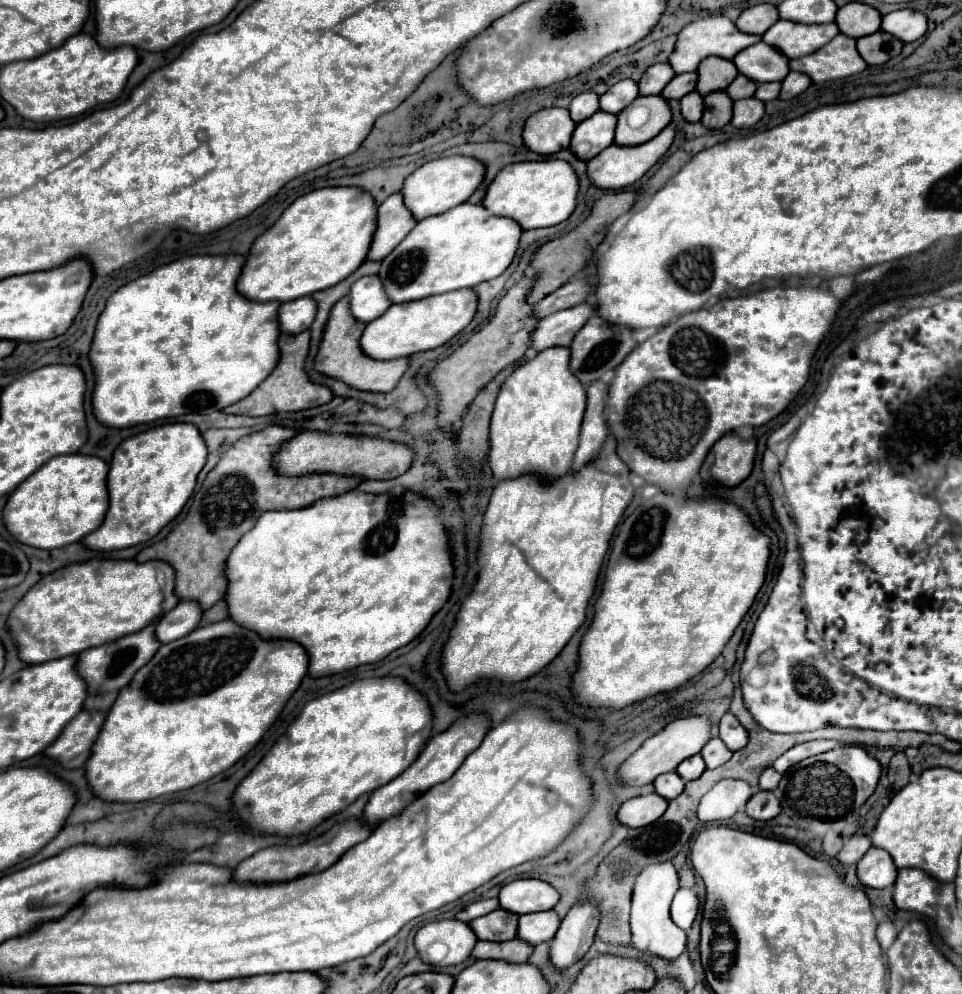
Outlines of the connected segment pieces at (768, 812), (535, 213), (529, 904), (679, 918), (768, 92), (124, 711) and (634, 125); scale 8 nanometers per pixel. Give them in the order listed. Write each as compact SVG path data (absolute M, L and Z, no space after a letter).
M757 791L747 801L747 815L753 819L761 819L761 821L773 819L779 815L779 809L781 805L777 797L773 795L773 791Z
M523 161L507 165L505 169L501 169L501 173L497 173L495 181L491 181L491 185L487 187L481 205L489 213L497 217L509 217L517 221L517 225L521 225L523 231L529 231L565 221L575 209L577 191L579 181L573 167L567 161Z
M517 879L507 883L499 893L499 907L511 913L549 911L557 905L559 893L541 879Z
M679 889L671 903L671 919L673 923L687 931L697 917L697 895L691 889Z
M761 83L761 85L757 87L757 91L755 91L755 97L757 97L759 101L767 103L767 101L777 99L779 89L781 89L781 83Z
M229 619L219 621L219 623L211 623L211 625L205 625L205 627L197 627L193 633L189 633L181 639L161 645L157 649L157 653L153 655L153 659L143 669L139 669L135 673L133 681L125 689L121 689L117 701L107 711L107 719L103 723L103 729L101 729L97 741L93 743L89 761L85 761L85 777L87 777L87 783L89 783L91 791L103 801L139 803L139 801L155 799L155 797L161 797L161 795L191 789L199 783L209 781L211 777L227 771L233 763L237 763L243 755L247 755L259 743L259 739L269 731L269 727L279 717L283 705L287 703L287 699L295 693L295 689L301 685L301 679L307 675L307 665L309 665L309 657L299 643L293 643L293 641L265 641L257 633L239 627L237 623L233 623Z
M661 95L637 97L617 115L615 145L633 147L659 135L671 123L671 109Z

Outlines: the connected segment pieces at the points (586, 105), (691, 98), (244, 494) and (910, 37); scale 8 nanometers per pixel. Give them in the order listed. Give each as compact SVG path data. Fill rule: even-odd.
M581 93L569 105L569 113L575 123L585 121L587 117L591 117L597 111L599 111L599 95L595 93Z
M691 91L689 95L685 95L681 99L681 115L689 123L701 121L701 115L703 115L703 97L697 91Z
M271 425L263 431L251 433L239 439L217 463L217 467L205 477L201 489L195 493L187 517L175 525L175 529L159 543L141 549L135 561L165 561L175 571L175 595L179 601L197 601L203 611L223 599L227 581L223 567L227 555L237 541L255 527L257 519L265 511L303 509L319 499L337 497L355 489L363 479L339 477L339 475L313 475L313 477L279 477L271 469L271 457L279 445L295 437L295 429L283 429Z
M899 9L893 13L883 15L881 19L881 29L903 43L911 43L925 35L927 31L927 17L923 13L911 11L911 9Z

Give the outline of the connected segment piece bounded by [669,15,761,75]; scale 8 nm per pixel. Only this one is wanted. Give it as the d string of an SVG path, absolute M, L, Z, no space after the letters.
M717 15L717 17L711 17L711 19L699 19L699 21L693 21L689 23L679 35L677 35L677 43L675 43L675 49L673 53L669 55L669 65L673 67L673 71L677 75L681 73L687 73L687 71L697 71L697 65L709 57L709 55L715 55L715 57L723 57L723 59L733 59L741 49L749 47L749 45L755 45L759 43L761 37L757 35L747 35L747 33L741 33L733 21L729 21L727 17L723 15Z

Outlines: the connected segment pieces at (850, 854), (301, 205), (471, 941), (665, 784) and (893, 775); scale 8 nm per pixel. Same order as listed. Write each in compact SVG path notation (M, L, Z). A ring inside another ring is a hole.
M857 833L857 835L853 835L853 837L847 841L847 845L839 851L837 859L839 859L841 863L853 865L853 863L857 863L857 861L865 855L865 851L869 851L869 847L871 847L871 839L869 839L867 835Z
M325 187L295 199L275 225L253 241L249 255L245 257L241 279L237 279L237 293L249 301L285 303L337 285L363 263L375 229L375 213L377 207L371 195L357 187Z
M443 919L421 927L415 935L415 949L423 963L447 967L463 963L477 943L475 933L467 923Z
M665 773L665 775L661 775L661 777L657 777L653 781L653 787L655 787L657 795L661 795L667 801L671 801L673 797L679 797L683 793L685 783L677 773Z
M903 751L895 753L891 757L891 763L889 763L889 771L887 771L887 779L889 783L893 785L893 789L901 789L909 783L909 775L911 775L911 769L909 769L909 763L907 763L907 757Z

